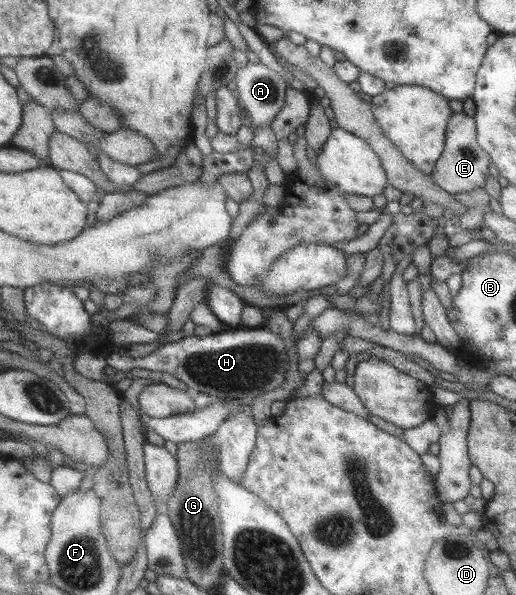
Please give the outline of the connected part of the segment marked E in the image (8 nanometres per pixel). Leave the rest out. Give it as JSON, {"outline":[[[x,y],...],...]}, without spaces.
{"outline":[[[452,113],[445,130],[444,146],[431,169],[431,181],[443,191],[456,194],[484,188],[490,157],[481,149],[476,140],[476,127],[473,117],[465,113]]]}

